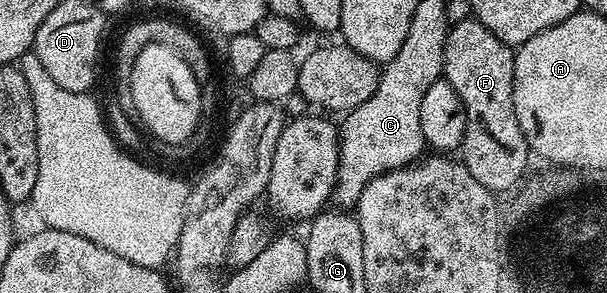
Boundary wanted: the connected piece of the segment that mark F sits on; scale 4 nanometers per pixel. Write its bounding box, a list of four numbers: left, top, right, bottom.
[444,18,530,194]

